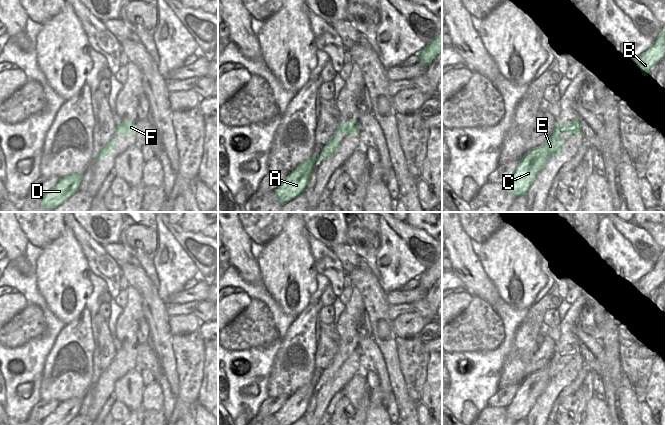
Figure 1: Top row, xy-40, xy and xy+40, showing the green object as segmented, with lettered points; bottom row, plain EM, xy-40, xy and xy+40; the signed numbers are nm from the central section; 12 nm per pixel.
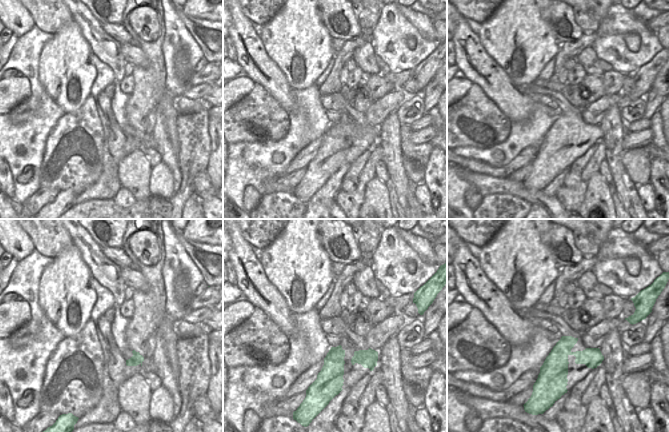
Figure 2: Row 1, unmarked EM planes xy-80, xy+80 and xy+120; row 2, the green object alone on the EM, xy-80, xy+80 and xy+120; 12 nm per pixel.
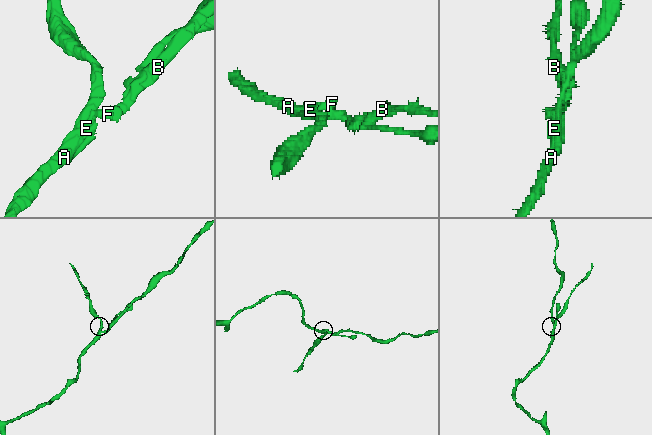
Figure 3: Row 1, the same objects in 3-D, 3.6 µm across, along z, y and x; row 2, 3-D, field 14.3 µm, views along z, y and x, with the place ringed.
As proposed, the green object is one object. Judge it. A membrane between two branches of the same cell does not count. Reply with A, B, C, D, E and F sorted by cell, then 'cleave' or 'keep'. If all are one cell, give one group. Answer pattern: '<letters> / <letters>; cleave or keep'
A B C D E F; keep

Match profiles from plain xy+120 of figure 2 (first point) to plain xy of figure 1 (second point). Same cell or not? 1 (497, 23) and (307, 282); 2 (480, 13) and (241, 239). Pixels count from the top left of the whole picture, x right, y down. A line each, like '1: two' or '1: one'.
1: one
2: two

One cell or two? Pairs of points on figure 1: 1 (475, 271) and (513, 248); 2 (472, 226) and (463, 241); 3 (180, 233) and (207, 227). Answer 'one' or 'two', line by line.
1: two
2: two
3: two

